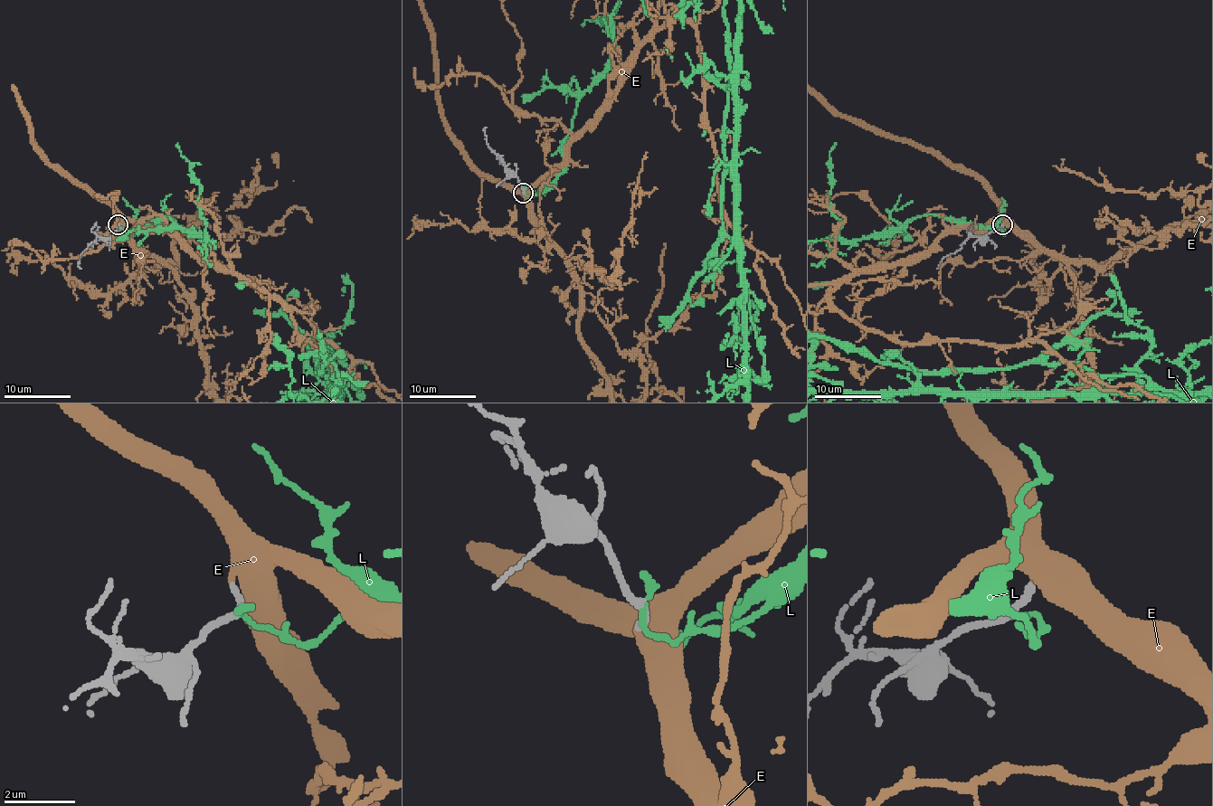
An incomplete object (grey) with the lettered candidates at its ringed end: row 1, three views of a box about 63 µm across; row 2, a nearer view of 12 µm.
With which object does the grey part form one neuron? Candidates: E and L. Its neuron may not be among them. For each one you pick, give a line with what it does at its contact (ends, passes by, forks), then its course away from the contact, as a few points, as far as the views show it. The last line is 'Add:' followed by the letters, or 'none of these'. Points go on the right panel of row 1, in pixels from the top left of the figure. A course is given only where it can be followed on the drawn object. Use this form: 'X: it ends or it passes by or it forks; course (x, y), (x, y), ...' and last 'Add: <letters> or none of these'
E: it ends
Add: E

